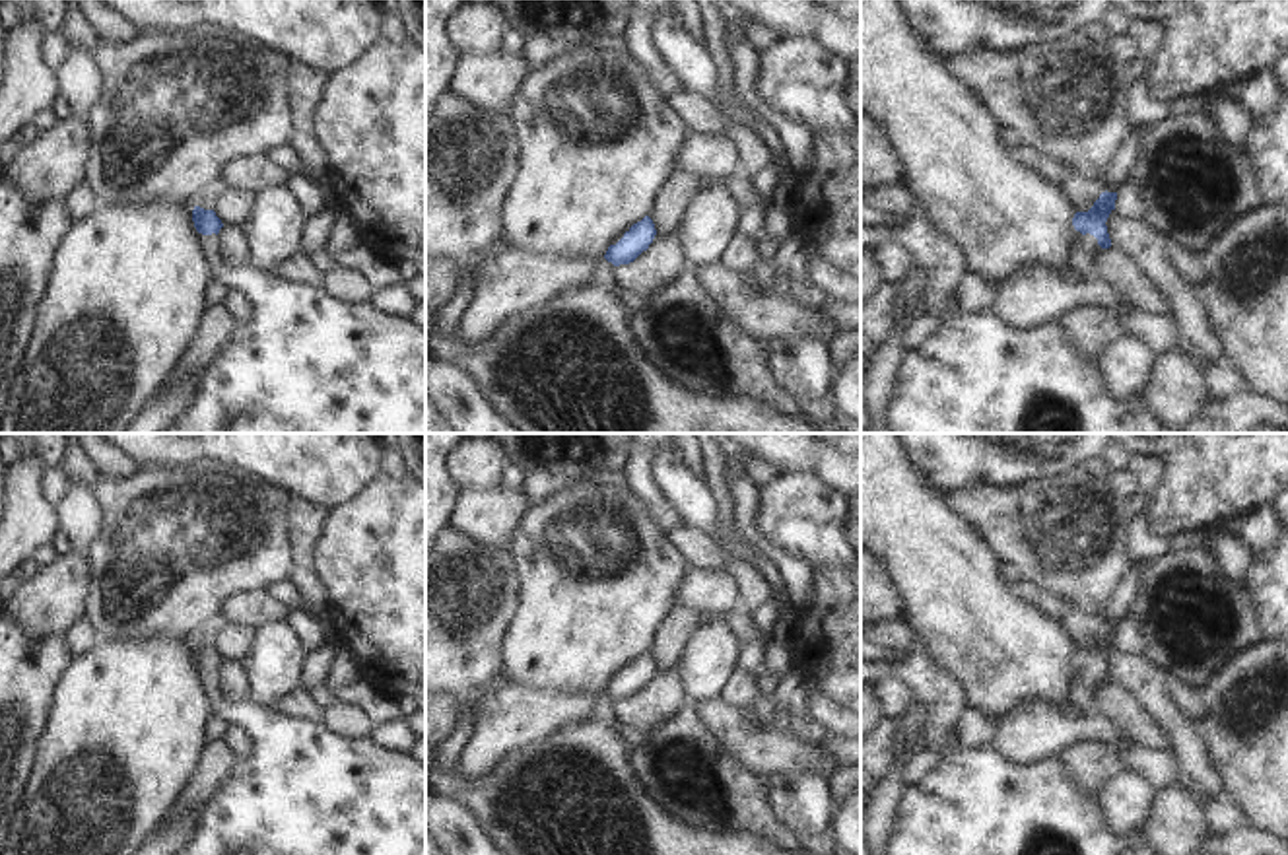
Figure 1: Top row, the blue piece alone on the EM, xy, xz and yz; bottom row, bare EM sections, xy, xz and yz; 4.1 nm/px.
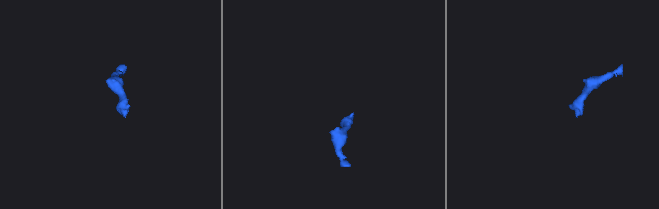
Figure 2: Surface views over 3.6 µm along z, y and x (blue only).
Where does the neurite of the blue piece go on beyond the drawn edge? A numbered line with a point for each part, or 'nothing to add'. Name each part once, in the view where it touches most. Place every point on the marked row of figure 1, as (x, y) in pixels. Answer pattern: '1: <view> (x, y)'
1: yz (1081, 263)

